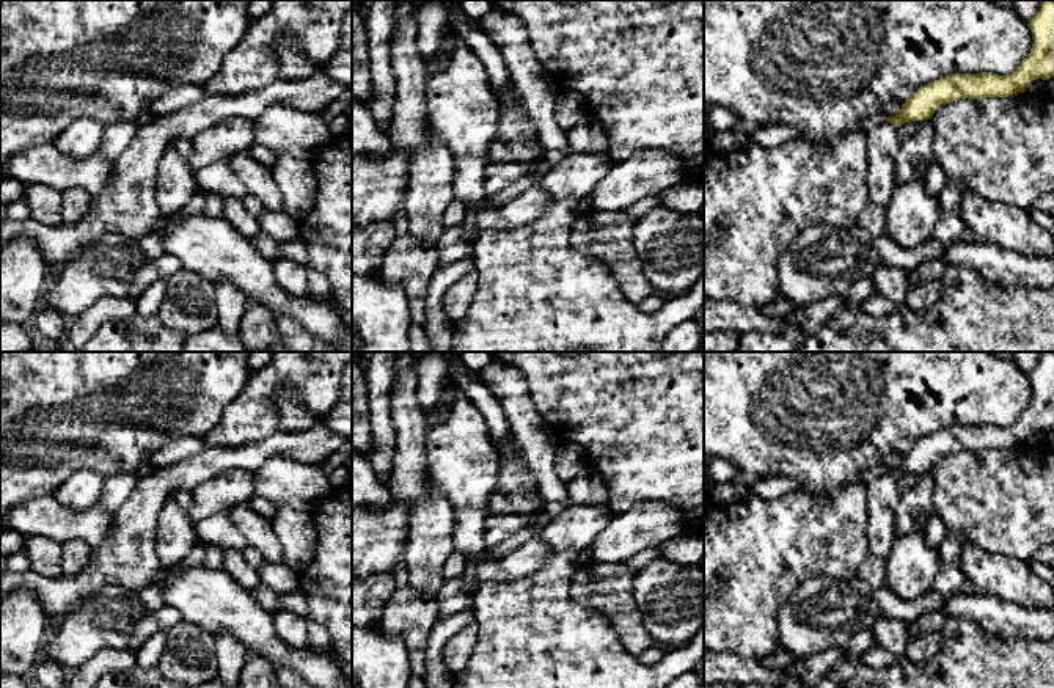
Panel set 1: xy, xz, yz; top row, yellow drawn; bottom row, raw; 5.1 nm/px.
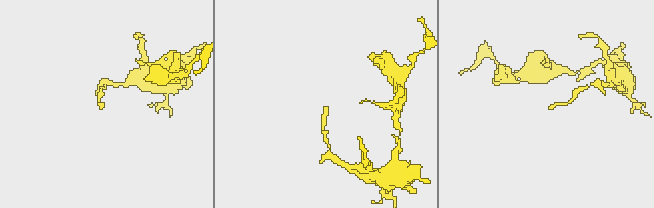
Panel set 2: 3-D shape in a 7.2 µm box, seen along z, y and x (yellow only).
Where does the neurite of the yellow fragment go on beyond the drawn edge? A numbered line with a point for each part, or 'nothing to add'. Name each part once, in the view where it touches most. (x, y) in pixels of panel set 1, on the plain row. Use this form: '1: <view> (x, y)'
1: yz (883, 495)

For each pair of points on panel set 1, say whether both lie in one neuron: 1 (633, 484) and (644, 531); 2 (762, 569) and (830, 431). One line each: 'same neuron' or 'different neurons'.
1: different neurons
2: different neurons

